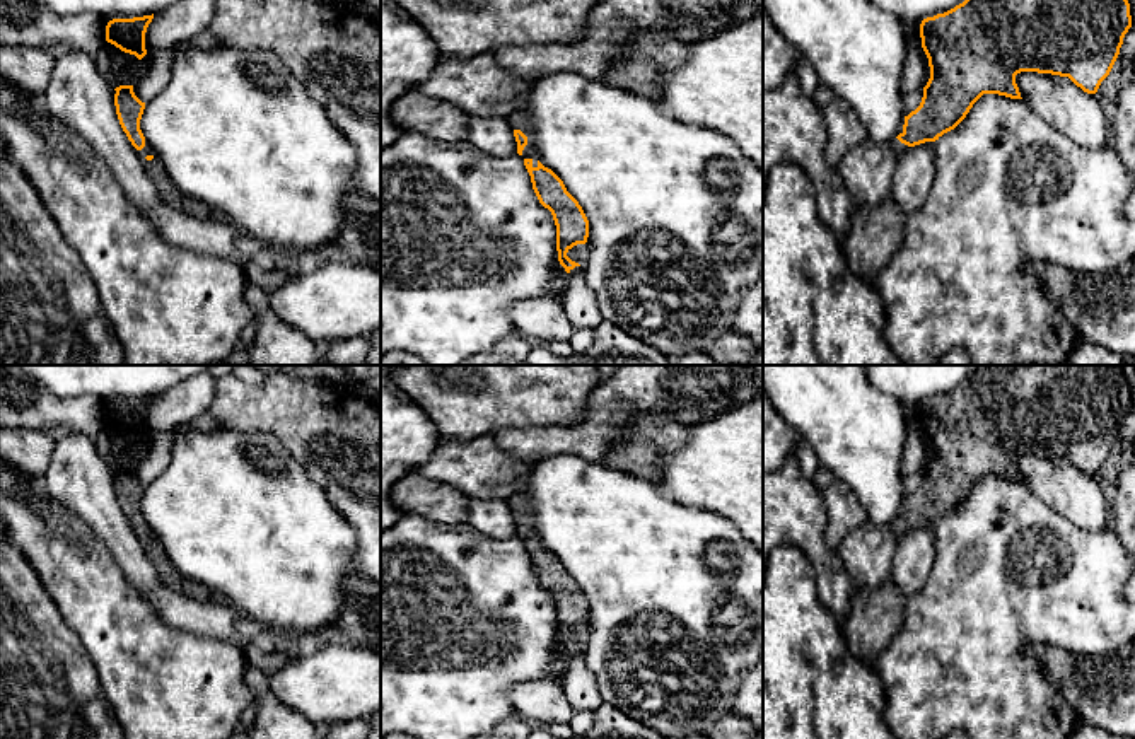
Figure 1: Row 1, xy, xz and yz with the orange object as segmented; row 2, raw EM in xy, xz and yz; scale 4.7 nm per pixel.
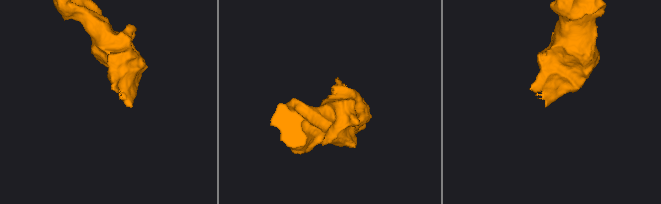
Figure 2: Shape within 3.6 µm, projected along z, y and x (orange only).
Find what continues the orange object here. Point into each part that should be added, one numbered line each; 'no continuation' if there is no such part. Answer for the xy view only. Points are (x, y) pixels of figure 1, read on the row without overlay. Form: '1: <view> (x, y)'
1: xy (166, 570)

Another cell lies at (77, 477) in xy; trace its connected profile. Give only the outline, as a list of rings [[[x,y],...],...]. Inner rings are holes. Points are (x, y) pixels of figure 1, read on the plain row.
[[[73,434],[53,440],[51,463],[39,483],[113,553],[126,580],[150,601],[167,625],[227,642],[246,654],[249,642],[237,630],[239,611],[230,602],[196,601],[162,584],[142,548],[140,534],[119,507],[114,476],[94,439]]]

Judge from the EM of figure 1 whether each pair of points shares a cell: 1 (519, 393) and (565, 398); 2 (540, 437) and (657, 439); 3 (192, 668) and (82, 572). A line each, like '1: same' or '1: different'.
1: same
2: different
3: same

